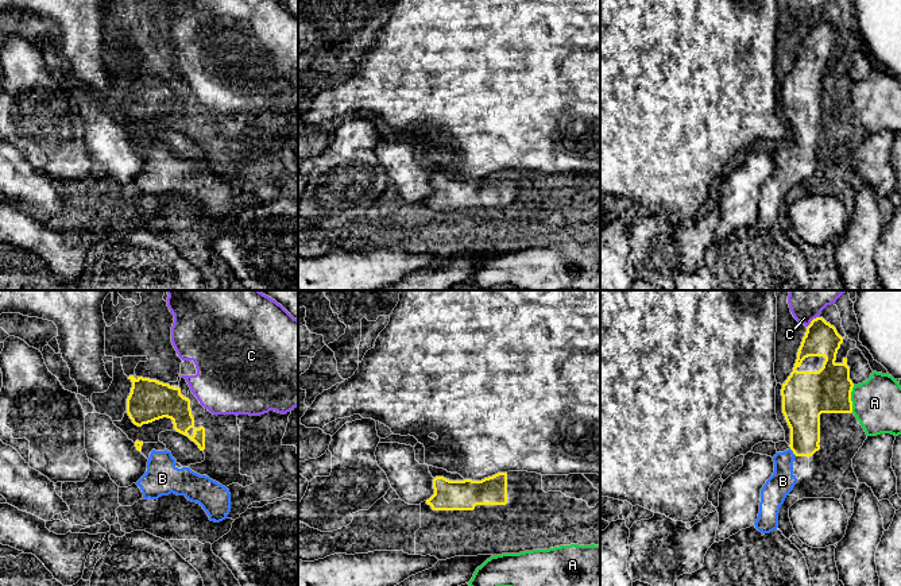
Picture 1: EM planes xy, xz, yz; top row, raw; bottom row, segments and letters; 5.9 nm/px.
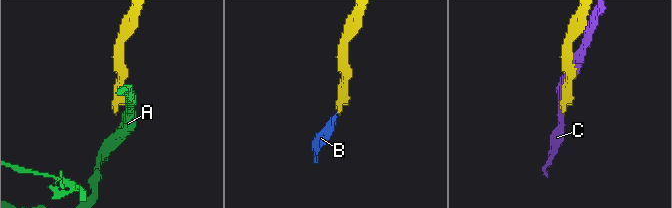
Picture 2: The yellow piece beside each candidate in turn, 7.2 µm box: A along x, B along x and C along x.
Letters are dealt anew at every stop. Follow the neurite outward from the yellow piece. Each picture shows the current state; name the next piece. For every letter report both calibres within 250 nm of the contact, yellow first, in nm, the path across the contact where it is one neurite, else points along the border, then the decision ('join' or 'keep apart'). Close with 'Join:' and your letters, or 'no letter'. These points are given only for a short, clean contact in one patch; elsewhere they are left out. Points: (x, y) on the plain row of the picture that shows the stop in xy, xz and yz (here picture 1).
A: 280/280 nm | along yz (854, 83), (851, 110) | keep apart
B: 220/150 nm | across yz (801, 110), (801, 142), (793, 150), (784, 160), (782, 178) | join
C: 200/130 nm | keep apart
Join: B

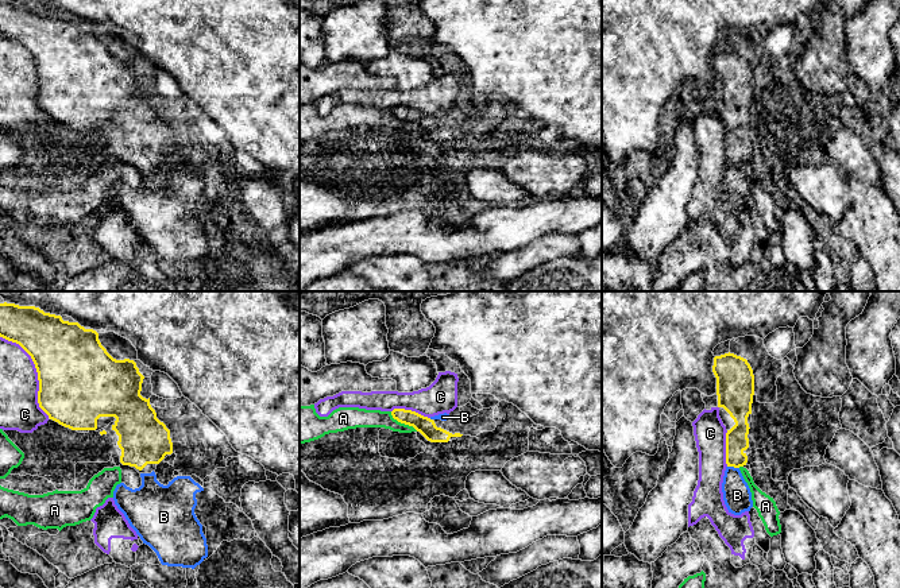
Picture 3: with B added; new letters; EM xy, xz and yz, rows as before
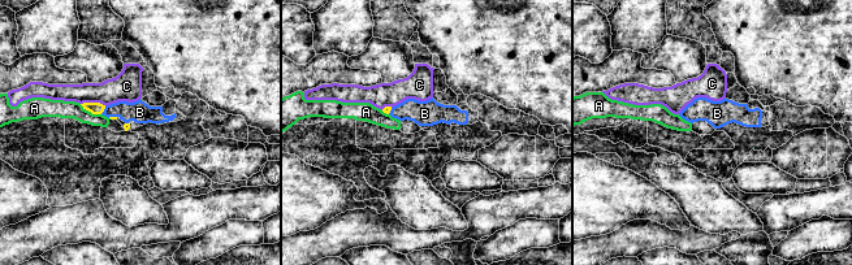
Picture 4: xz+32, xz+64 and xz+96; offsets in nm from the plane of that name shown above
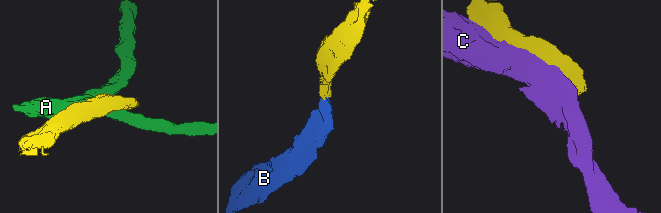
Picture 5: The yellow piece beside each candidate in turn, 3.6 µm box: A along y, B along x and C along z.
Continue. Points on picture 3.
A: 110/110 nm | along xz (390, 109), (394, 116), (412, 123), (417, 128) | keep apart
B: 140/170 nm | across yz (737, 139), (733, 163), (733, 181), (737, 193) | join
C: 460/240 nm | keep apart
Join: B

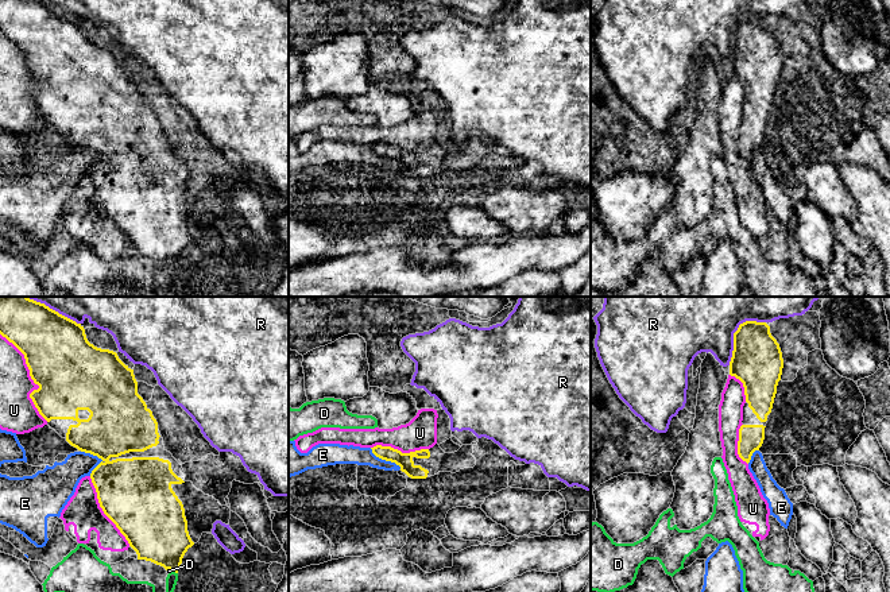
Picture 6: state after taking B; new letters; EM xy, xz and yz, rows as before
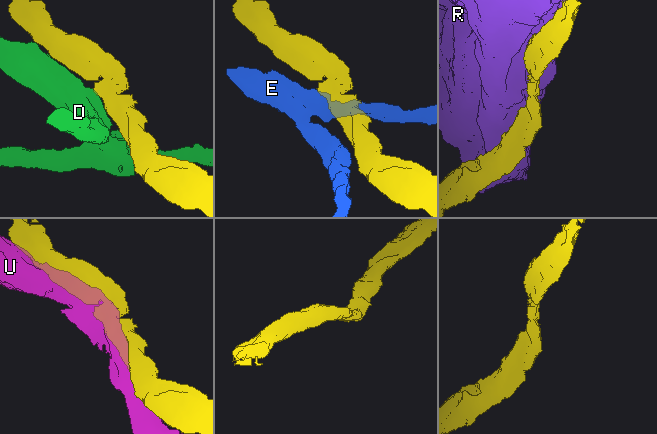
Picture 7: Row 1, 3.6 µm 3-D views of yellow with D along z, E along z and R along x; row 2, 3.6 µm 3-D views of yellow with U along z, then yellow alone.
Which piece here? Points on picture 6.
D: 360/70 nm | along xy (166, 267), (177, 271) | keep apart
E: 360/190 nm | along xy (81, 149), (96, 153), (101, 158), (89, 173) | keep apart
R: 300/300 nm | keep apart
U: 420/220 nm | keep apart
Join: no letter

